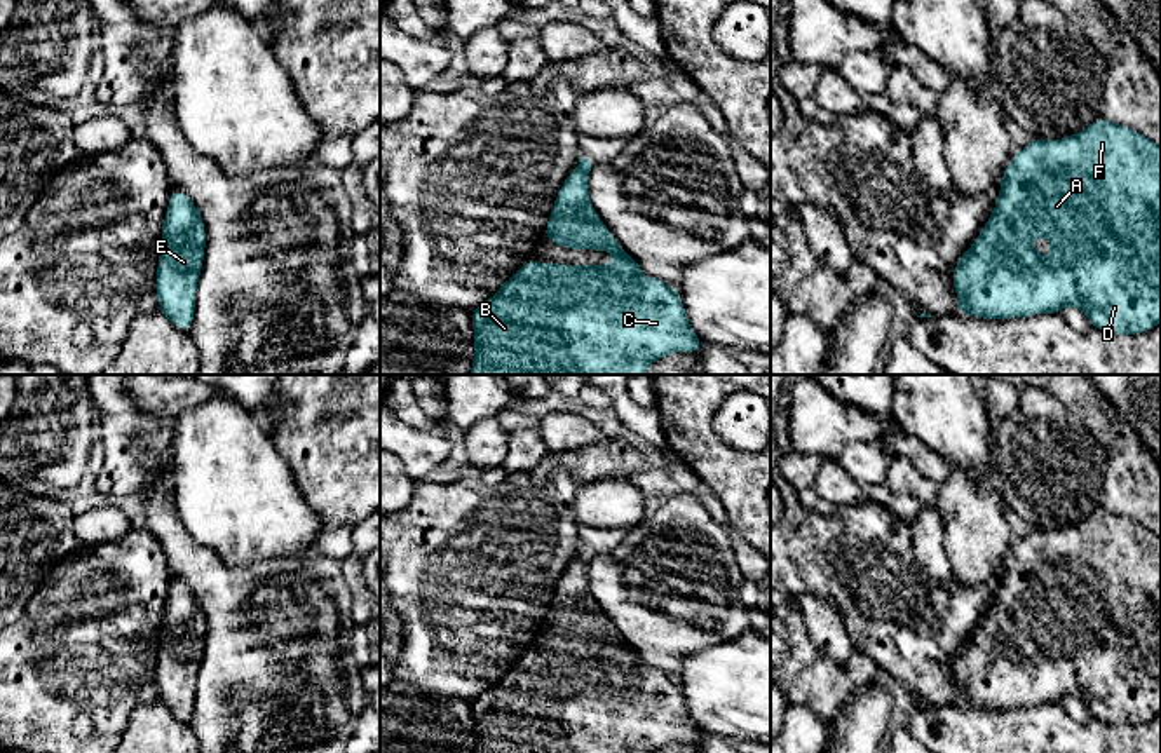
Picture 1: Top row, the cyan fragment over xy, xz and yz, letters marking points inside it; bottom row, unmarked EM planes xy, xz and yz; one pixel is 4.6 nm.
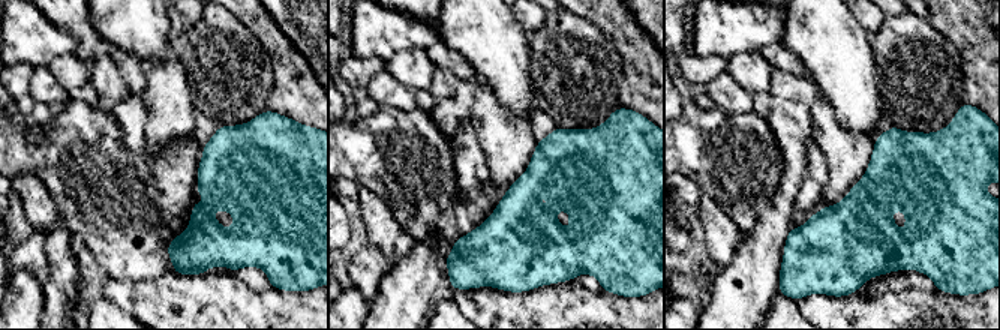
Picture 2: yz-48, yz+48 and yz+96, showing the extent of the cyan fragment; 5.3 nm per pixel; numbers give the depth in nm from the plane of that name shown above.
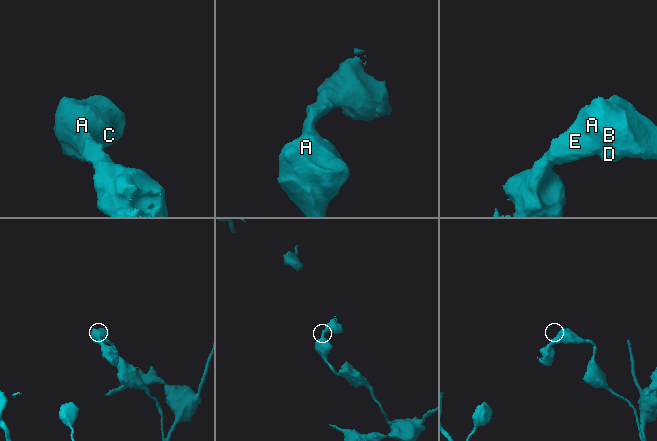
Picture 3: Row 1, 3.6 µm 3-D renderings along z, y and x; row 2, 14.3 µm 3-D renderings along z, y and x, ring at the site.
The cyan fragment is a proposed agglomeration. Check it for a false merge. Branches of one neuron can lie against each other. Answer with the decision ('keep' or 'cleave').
keep

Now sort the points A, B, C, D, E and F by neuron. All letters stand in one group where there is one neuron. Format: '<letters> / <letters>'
A B C D E F

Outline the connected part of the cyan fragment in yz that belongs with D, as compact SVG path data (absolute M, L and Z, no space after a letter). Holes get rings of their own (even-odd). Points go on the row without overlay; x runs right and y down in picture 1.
M1096 509L1081 523L1063 530L1032 528L1025 539L1011 547L1009 556L1004 560L997 594L971 638L959 648L952 664L952 676L959 692L957 704L1001 711L1035 704L1060 704L1063 697L1070 695L1084 702L1091 718L1109 725L1138 725L1152 720L1161 713L1161 537L1144 525L1105 509ZM1035 626L1049 629L1049 652L1037 643L1034 636Z

